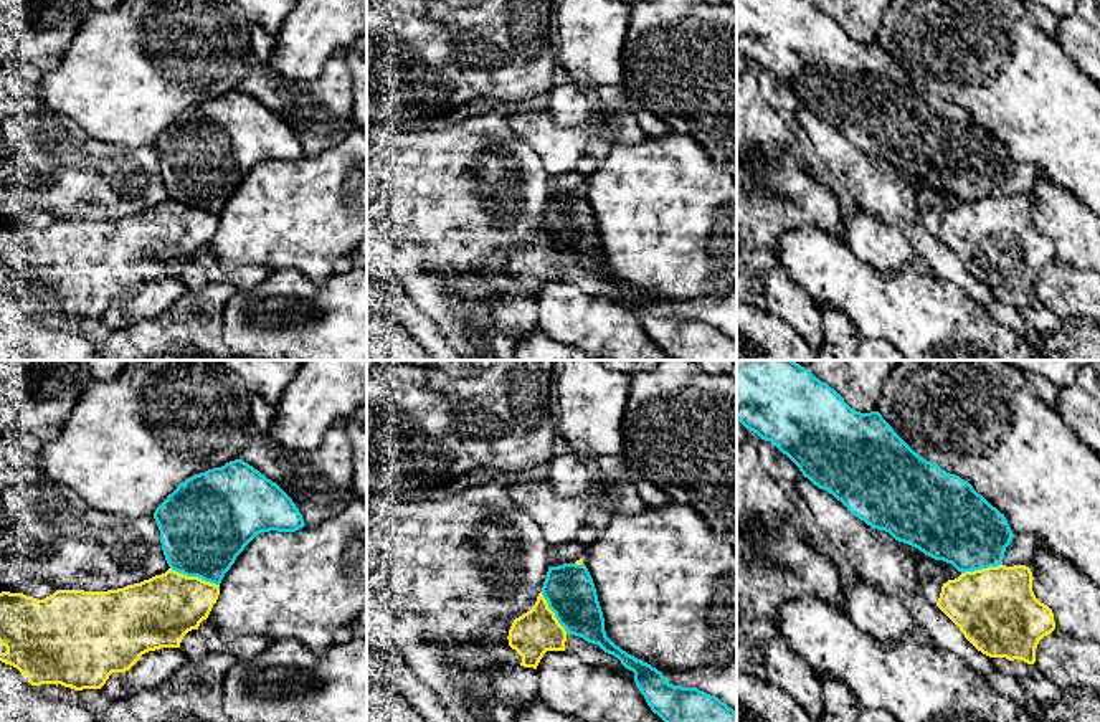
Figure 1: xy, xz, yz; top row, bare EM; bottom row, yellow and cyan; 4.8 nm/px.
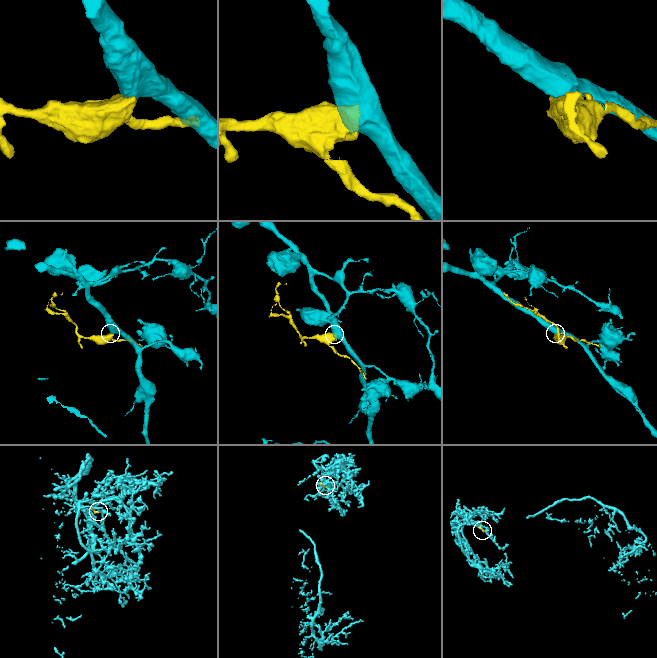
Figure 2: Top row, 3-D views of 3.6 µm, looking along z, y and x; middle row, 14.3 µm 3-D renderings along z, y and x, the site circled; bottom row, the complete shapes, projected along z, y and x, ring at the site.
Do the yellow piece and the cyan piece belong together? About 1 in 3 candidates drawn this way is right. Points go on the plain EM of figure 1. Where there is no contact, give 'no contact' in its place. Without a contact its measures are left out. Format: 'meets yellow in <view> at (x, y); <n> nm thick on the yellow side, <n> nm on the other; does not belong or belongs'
meets yellow in xy at (195, 207); 340 nm thick on the yellow side, 440 nm on the other; does not belong

